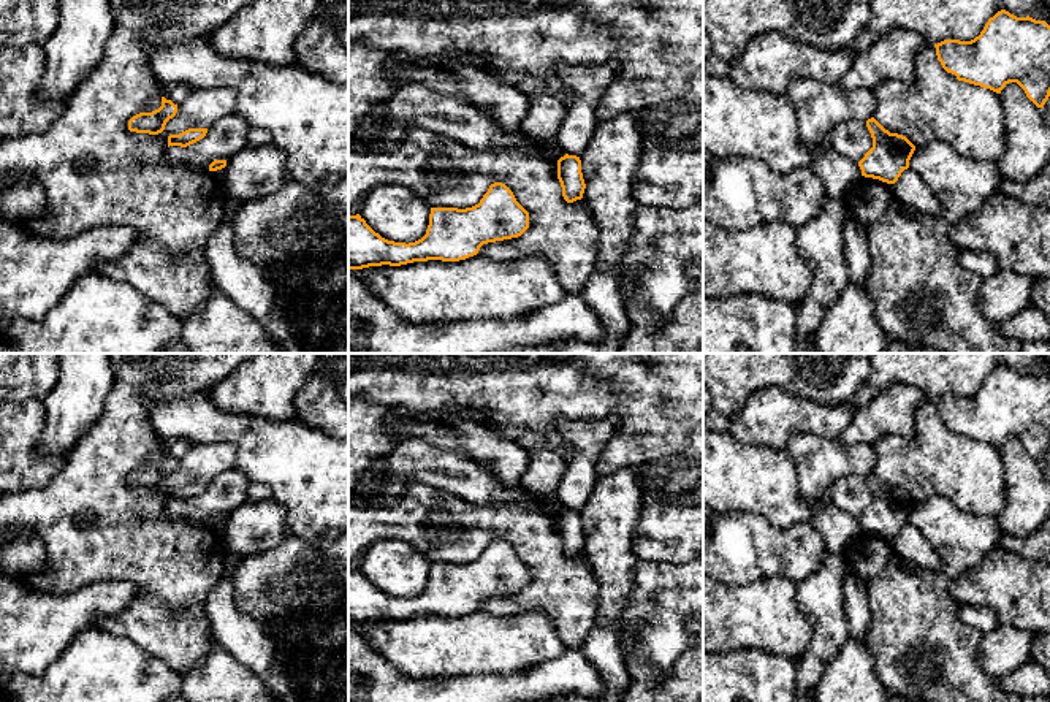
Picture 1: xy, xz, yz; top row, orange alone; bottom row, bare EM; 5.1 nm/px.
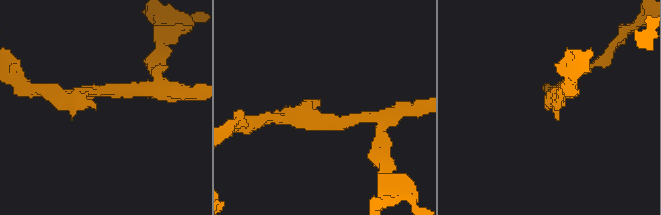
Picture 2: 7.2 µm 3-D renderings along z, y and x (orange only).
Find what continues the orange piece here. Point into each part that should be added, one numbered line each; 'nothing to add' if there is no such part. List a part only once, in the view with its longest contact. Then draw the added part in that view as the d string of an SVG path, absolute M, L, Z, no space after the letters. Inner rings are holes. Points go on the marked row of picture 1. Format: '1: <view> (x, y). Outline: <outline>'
nothing to add

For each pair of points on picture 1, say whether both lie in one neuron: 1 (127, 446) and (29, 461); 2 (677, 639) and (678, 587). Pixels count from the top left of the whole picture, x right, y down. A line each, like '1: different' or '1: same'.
1: different
2: same

